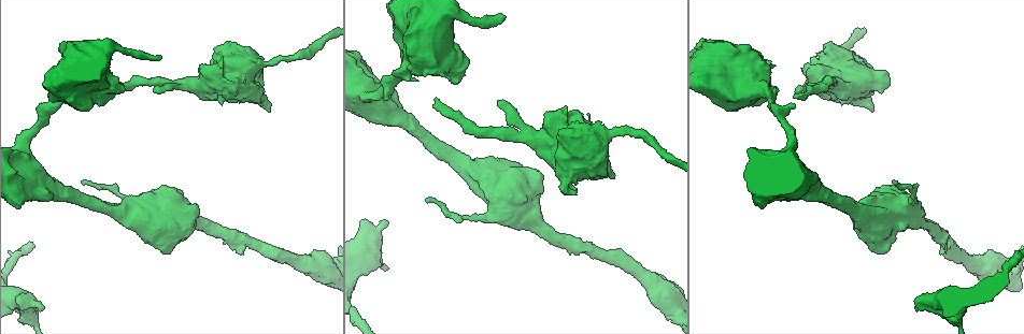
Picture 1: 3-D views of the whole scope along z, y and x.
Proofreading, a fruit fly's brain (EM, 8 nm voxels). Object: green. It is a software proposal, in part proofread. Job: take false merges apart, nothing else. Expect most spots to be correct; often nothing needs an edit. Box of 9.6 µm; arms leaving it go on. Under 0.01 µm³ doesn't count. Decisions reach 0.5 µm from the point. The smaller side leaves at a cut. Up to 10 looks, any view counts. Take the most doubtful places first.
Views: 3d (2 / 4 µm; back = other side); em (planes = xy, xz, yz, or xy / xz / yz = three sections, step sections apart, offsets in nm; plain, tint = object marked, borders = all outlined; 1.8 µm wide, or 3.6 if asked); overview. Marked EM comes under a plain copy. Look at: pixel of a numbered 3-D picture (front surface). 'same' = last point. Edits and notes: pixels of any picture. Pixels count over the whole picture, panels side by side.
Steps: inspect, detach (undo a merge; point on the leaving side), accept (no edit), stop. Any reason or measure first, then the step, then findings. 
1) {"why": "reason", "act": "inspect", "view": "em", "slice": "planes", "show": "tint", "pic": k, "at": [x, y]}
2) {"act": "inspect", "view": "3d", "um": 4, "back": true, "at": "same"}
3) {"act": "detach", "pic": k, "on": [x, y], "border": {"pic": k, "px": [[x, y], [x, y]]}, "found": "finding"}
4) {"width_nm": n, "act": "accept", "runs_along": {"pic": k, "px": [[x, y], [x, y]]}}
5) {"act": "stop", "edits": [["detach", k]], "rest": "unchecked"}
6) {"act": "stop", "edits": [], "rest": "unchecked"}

{"act": "inspect", "view": "3d", "um": 4, "pic": 1, "at": [205, 86]}

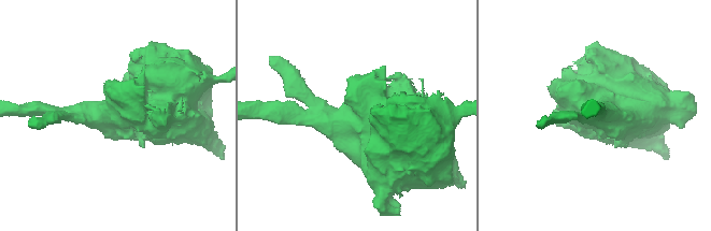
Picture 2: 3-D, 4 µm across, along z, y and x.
{"why": "shape alone is not enough", "act": "inspect", "view": "em", "um": 3.6, "slice": "planes", "show": "tint", "pic": 2, "at": [118, 115]}

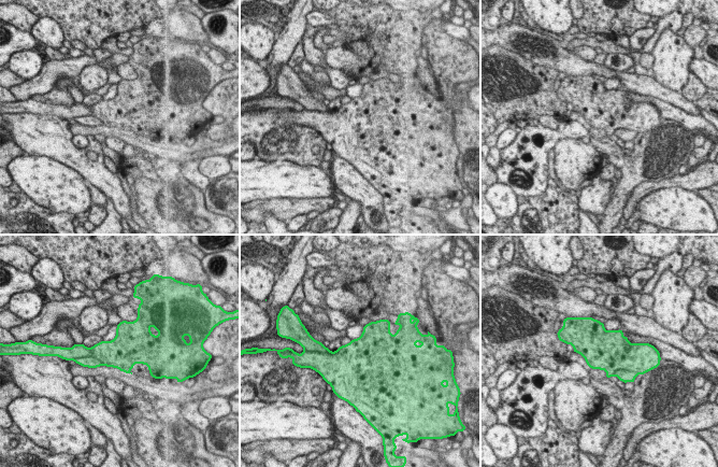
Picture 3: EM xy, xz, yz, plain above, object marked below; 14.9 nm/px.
{"act": "accept", "found": "all the same neuron"}

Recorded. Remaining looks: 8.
{"why": "touches itself", "act": "inspect", "view": "3d", "um": 4, "pic": 1, "at": [23, 183]}

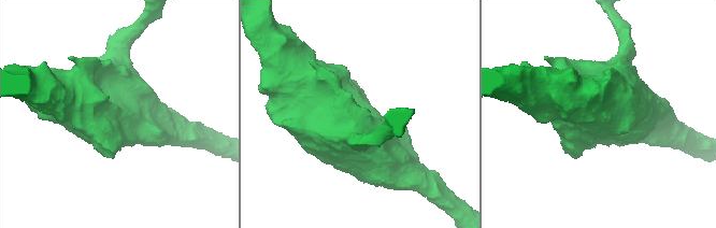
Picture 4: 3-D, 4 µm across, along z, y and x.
{"why": "shape alone is not enough", "act": "inspect", "view": "em", "um": 3.6, "slice": "yz", "step": 16, "show": "tint", "pic": 4, "at": [119, 121]}

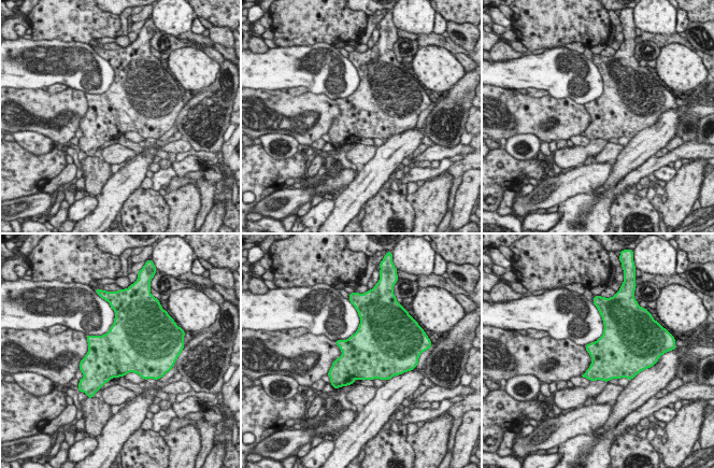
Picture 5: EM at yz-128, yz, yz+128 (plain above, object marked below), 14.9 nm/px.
{"why": "another direction", "act": "inspect", "view": "em", "um": 3.6, "slice": "planes", "show": "tint", "at": "same"}

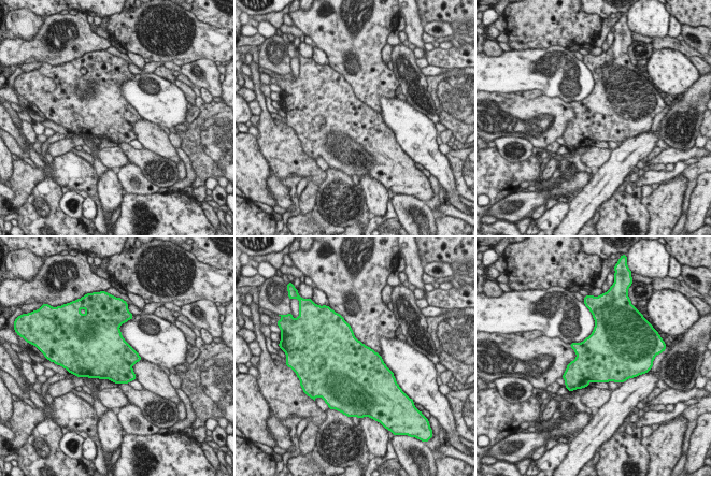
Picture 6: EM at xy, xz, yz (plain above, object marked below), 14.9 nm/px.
{"act": "accept", "found": "one neuron here"}

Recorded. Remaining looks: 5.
{"why": "calibre changes", "act": "inspect", "view": "em", "um": 3.6, "slice": "xy", "step": 8, "show": "tint", "pic": 1, "at": [739, 77]}

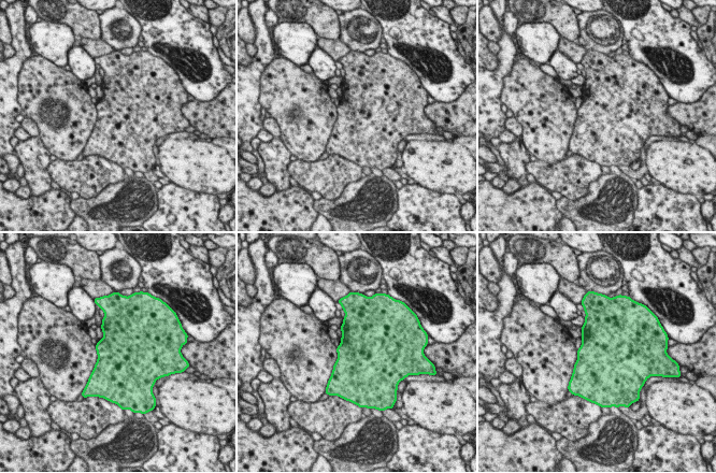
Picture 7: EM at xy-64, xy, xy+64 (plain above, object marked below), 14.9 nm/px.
{"act": "inspect", "view": "em", "um": 3.6, "slice": "planes", "show": "tint", "at": "same"}

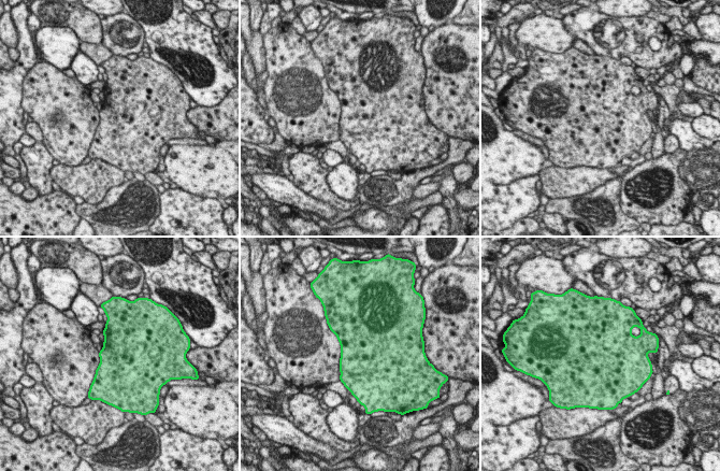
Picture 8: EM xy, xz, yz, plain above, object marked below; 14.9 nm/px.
{"act": "accept", "found": "continuous, no second neuron"}

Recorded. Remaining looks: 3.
{"why": "thick turns thin", "act": "inspect", "view": "em", "um": 3.6, "slice": "planes", "show": "tint", "pic": 1, "at": [956, 315]}

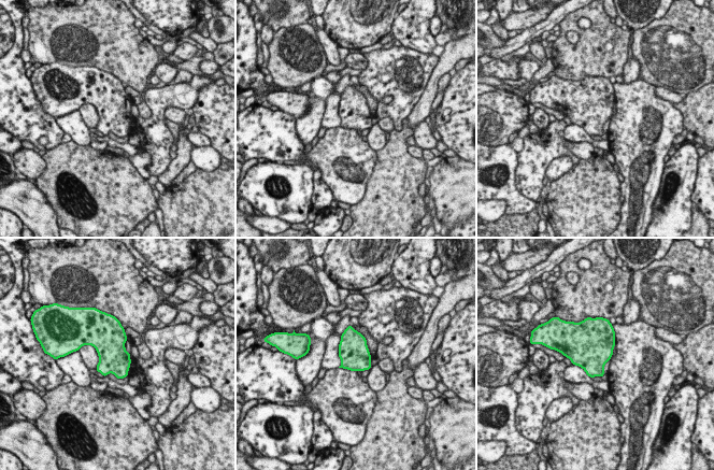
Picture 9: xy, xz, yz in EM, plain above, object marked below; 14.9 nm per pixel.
{"act": "accept", "found": "one neuron here"}

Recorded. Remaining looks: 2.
{"act": "stop", "edits": [], "rest": "unchecked"}

